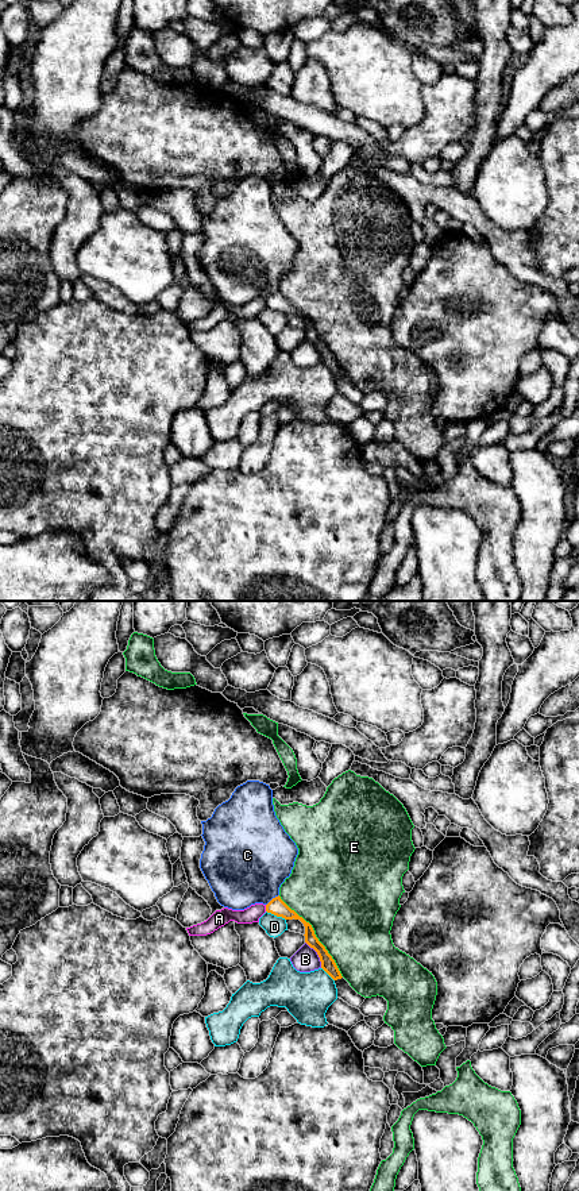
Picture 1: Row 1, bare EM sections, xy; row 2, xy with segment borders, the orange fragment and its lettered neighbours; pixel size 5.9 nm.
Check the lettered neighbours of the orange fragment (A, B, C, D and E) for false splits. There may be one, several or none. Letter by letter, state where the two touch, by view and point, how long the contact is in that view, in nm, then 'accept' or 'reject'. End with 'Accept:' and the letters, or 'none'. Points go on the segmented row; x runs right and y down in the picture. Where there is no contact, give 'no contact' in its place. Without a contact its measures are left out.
A: contact xy (266, 908); length 40 nm; reject
B: contact xy (317, 954); length 190 nm; reject
C: contact xy (271, 900); length 100 nm; reject
D: contact xy (276, 914); length 130 nm; reject
E: contact xy (315, 935); length 600 nm; reject
Accept: none

